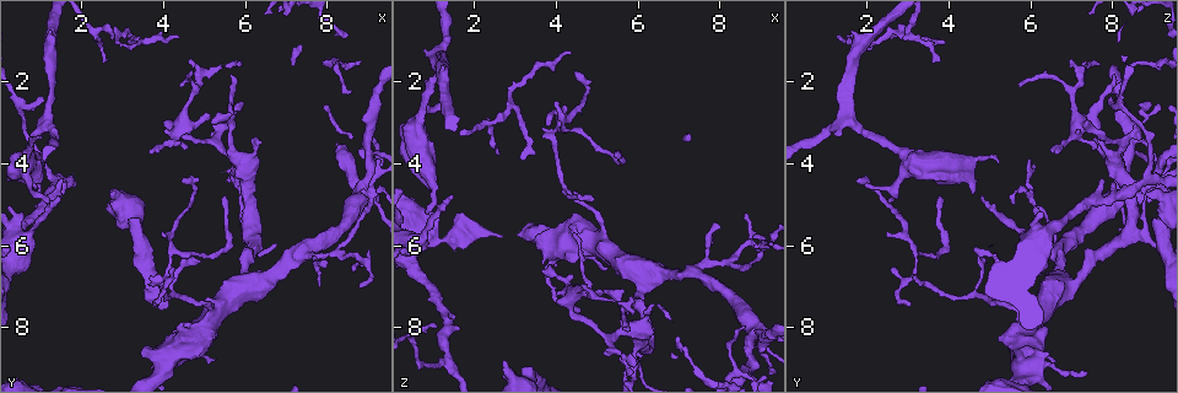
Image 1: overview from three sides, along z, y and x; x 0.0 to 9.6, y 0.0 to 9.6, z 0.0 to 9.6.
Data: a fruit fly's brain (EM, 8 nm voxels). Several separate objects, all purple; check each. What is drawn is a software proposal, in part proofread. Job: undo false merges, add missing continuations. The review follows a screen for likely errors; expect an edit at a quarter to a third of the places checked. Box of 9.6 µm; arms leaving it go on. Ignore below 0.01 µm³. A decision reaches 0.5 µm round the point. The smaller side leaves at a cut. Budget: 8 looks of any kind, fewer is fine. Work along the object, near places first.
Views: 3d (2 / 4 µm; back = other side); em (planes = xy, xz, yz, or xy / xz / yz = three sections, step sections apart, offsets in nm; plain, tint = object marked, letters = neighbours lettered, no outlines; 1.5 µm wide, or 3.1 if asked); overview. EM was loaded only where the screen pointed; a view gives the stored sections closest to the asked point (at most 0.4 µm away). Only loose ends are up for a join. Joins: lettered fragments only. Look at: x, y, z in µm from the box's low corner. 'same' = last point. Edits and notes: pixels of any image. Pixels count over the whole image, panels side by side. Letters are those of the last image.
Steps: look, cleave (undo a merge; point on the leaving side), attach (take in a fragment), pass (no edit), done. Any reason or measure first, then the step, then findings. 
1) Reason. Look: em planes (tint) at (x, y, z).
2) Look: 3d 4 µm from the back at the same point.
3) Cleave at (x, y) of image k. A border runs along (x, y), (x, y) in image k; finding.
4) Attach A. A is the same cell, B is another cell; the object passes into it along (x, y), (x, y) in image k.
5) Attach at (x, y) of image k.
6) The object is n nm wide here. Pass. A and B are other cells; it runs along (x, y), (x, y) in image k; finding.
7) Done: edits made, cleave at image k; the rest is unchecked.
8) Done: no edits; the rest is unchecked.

Branch stops here. Look: 3d 2 µm at (6.35, 3.45, 7.45).

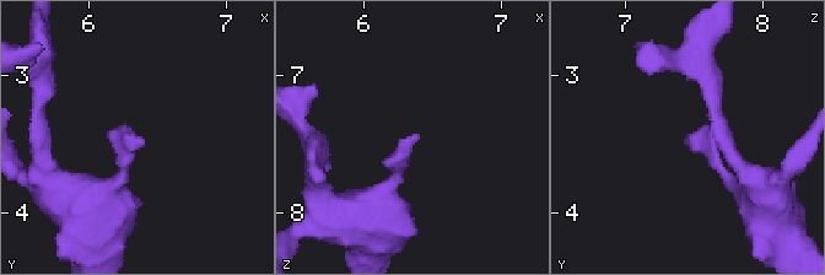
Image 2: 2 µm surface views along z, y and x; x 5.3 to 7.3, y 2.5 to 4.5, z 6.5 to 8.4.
Now the EM. Look: em planes (letters) at (6.36, 3.44, 7.46).

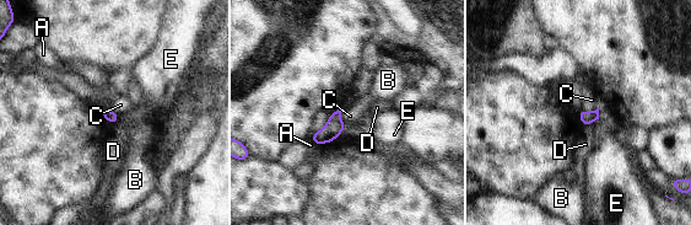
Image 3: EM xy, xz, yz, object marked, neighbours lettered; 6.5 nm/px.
Pass. A, B, C, D and E are other cells; no lettered fragment goes on from it.

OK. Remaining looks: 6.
Abrupt turn. Look: 3d 4 µm at (9.15, 4.70, 5.90).

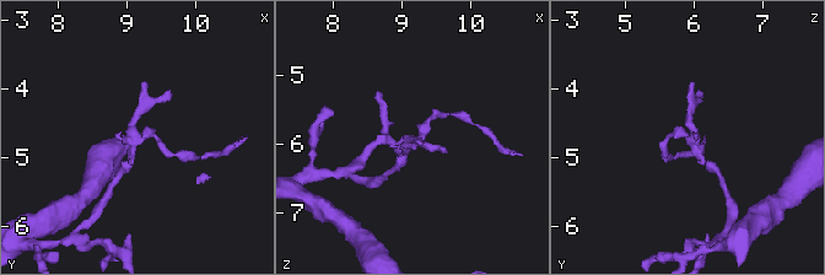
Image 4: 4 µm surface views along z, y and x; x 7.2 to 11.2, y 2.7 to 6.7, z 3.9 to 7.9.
Look: em planes (plain) at (9.10, 4.70, 6.00).

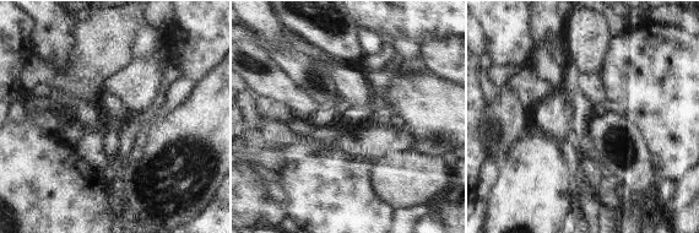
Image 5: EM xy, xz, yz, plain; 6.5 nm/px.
Look: em planes (letters) at the same point.

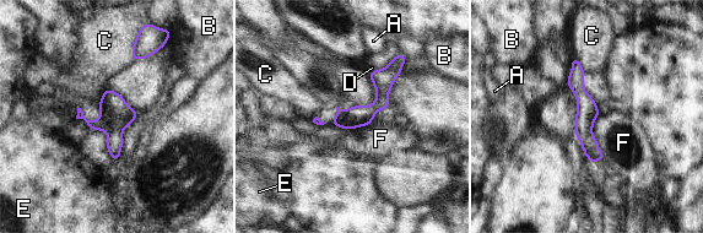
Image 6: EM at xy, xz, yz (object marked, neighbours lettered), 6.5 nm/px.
The longest contact is with F, 300 nm. Pass. A, B, C, D, E and F are other cells; all the same cell.

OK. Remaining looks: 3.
Thin end. Look: 3d 4 µm at (4.35, 0.90, 1.35).

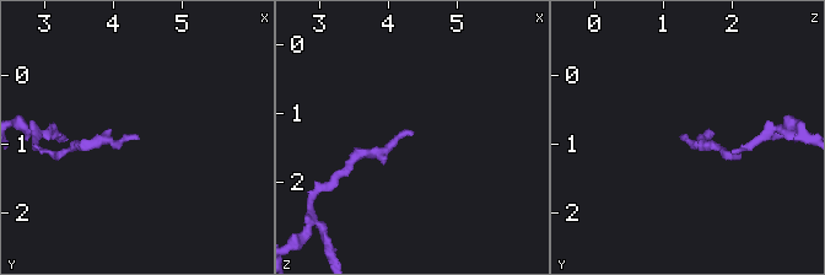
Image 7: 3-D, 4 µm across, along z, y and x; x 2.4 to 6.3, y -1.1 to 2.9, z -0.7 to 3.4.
Look: em planes (tint) at (4.30, 0.95, 1.25).

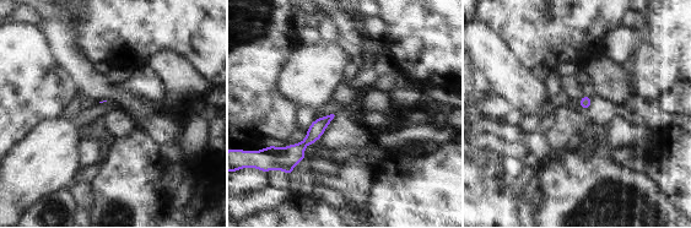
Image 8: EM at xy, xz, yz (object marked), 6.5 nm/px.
Look: em planes (letters) at the same point.

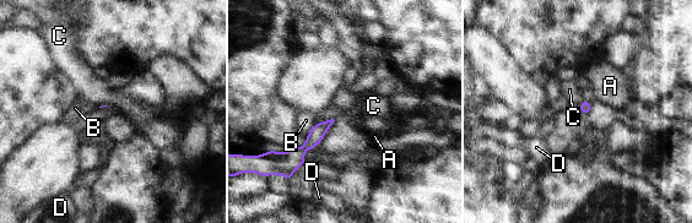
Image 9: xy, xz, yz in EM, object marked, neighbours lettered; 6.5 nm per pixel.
The longest contact is with B, 100 nm. Pass. A, B, C and D are other cells; none of them fits.

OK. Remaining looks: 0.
Done: no edits; the rest is unchecked.

